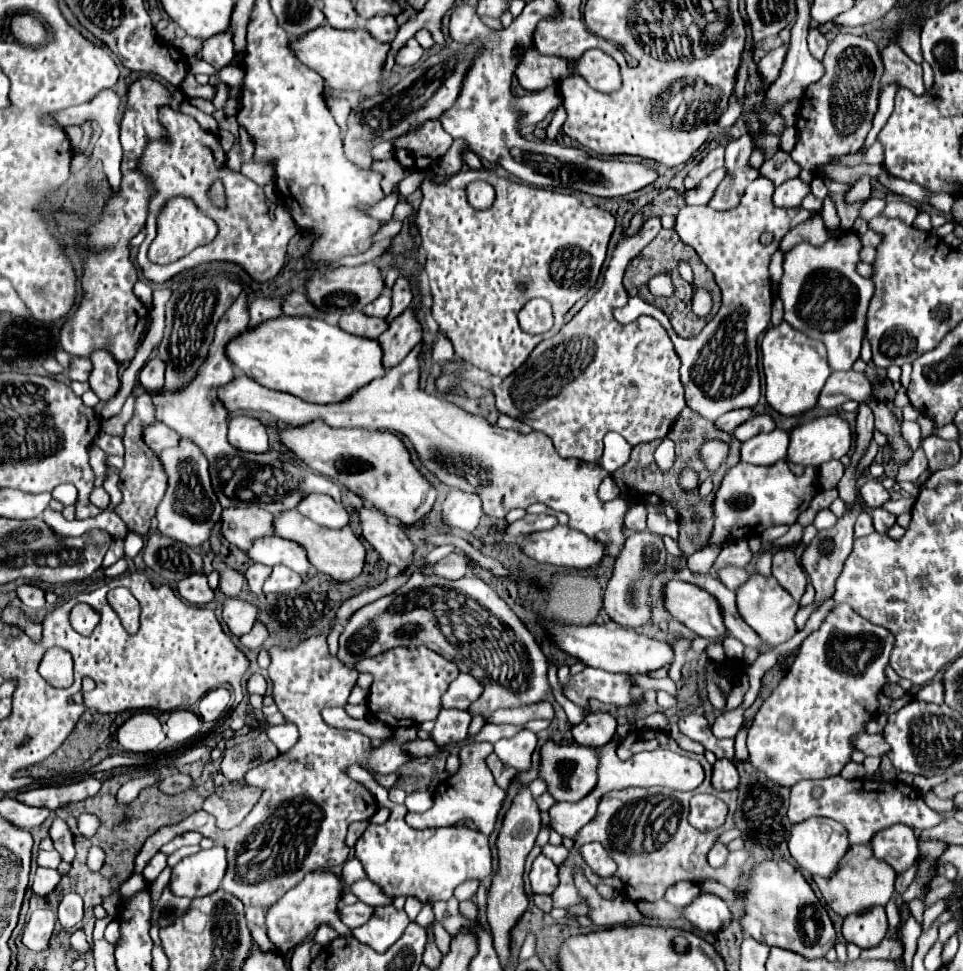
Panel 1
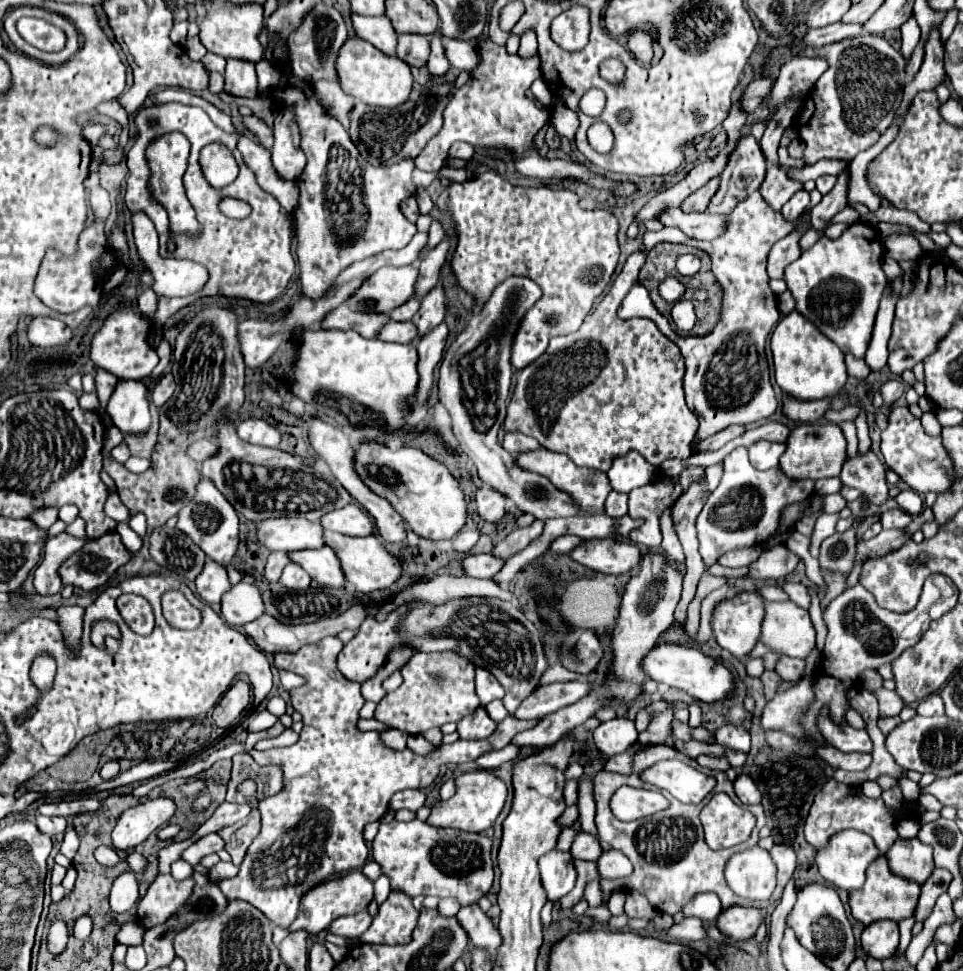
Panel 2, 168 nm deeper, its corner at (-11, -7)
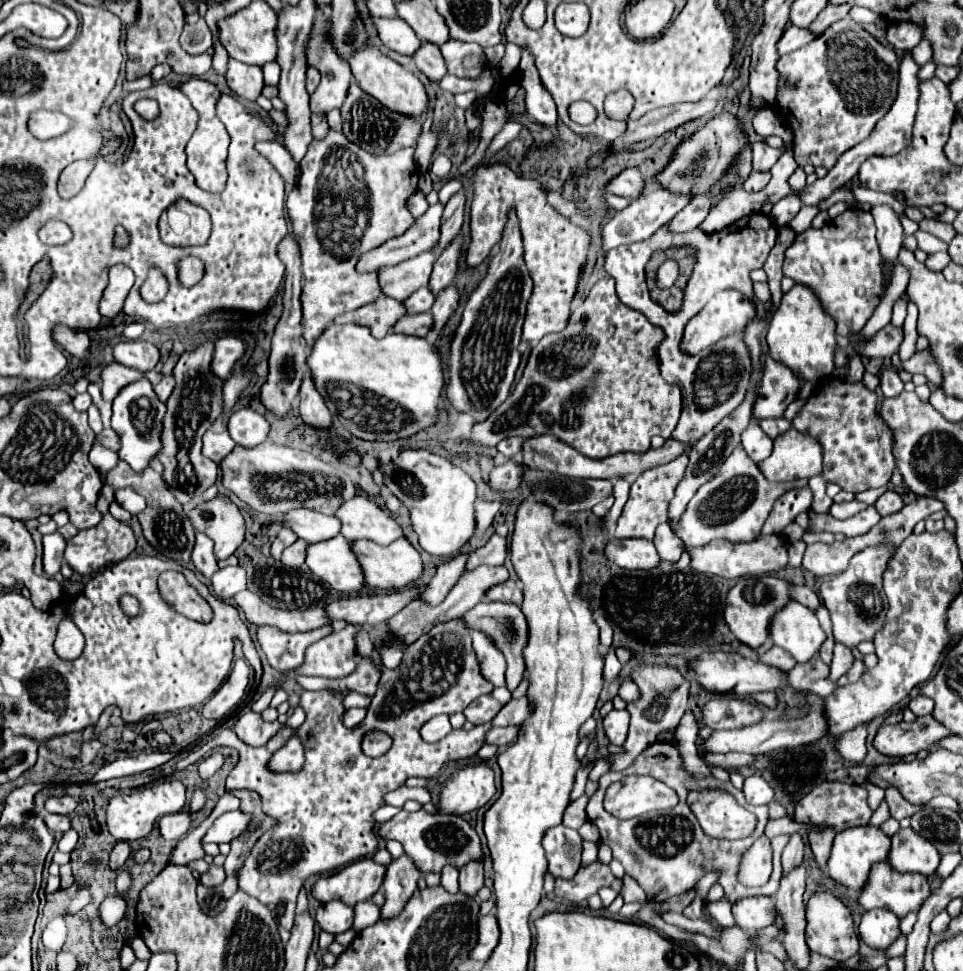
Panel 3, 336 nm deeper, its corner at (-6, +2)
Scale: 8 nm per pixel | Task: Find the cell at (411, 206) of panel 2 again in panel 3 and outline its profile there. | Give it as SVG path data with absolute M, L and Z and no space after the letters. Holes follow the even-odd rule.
M415 192L415 194L411 194L409 196L409 202L407 202L407 208L409 208L409 212L413 214L413 218L419 218L421 214L425 214L427 212L427 208L429 208L429 204L427 204L427 200L425 200L425 194L423 192Z

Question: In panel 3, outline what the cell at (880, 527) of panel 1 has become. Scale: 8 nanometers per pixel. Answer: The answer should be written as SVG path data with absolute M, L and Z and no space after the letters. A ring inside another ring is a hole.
M887 490L887 492L875 502L875 508L877 508L877 512L879 512L881 516L887 516L887 514L893 514L893 512L901 510L901 508L903 508L903 500L901 500L901 496L899 496L897 492Z

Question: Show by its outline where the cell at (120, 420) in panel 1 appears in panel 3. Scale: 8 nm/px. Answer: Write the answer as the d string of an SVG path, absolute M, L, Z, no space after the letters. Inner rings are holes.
M119 462L113 470L109 470L105 474L105 482L113 484L115 488L133 486L141 496L145 496L147 498L147 510L143 510L139 514L139 522L141 522L141 528L143 528L143 534L145 534L147 542L159 554L163 554L163 556L179 562L179 564L189 564L191 552L193 552L193 546L195 546L195 530L193 530L189 518L185 516L181 504L173 498L173 494L165 486L161 474L157 474L153 470L143 470L141 474L133 474L133 470L129 470L127 462Z

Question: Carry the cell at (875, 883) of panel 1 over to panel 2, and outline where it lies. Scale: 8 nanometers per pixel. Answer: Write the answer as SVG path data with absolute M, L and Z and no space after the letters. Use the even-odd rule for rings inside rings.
M878 857L866 871L866 883L862 889L850 893L850 909L852 915L862 921L864 925L870 925L874 921L880 919L890 919L890 921L902 921L914 915L914 909L918 905L918 897L920 897L920 883L914 883L910 879L902 879L898 875L894 875L888 869L888 861L886 857Z

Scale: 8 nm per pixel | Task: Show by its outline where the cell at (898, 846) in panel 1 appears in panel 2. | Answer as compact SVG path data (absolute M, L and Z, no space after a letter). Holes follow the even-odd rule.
M896 839L896 843L886 853L890 871L904 879L924 883L934 871L934 859L930 847L920 843L920 839Z

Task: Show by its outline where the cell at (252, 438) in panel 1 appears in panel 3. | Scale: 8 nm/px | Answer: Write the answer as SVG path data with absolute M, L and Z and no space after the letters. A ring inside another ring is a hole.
M251 408L235 410L229 418L229 434L231 438L245 448L253 448L261 444L269 434L269 422Z

